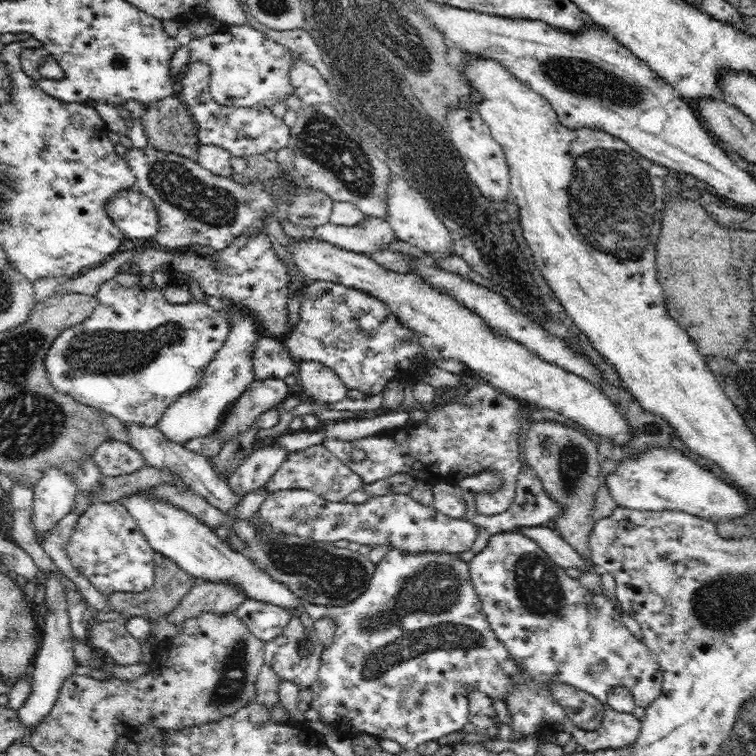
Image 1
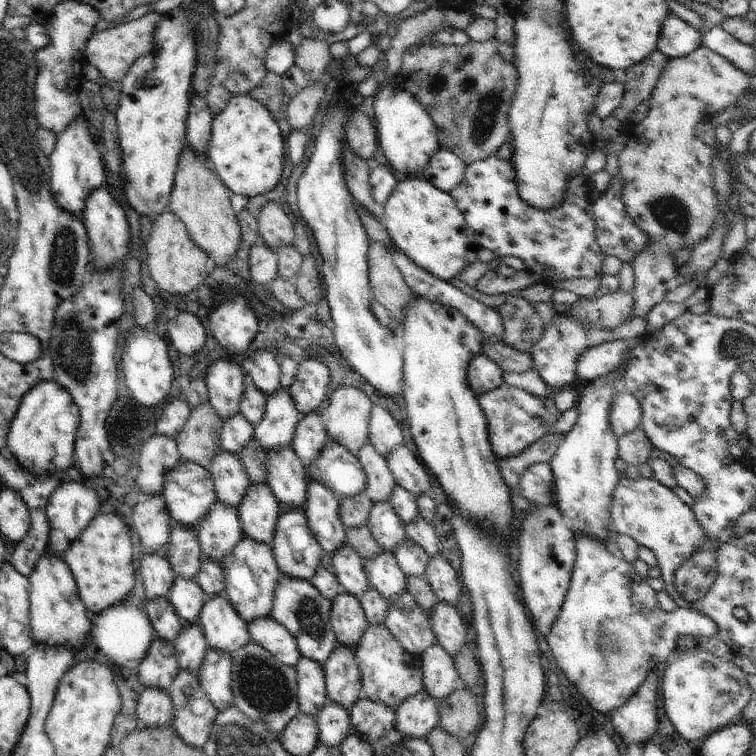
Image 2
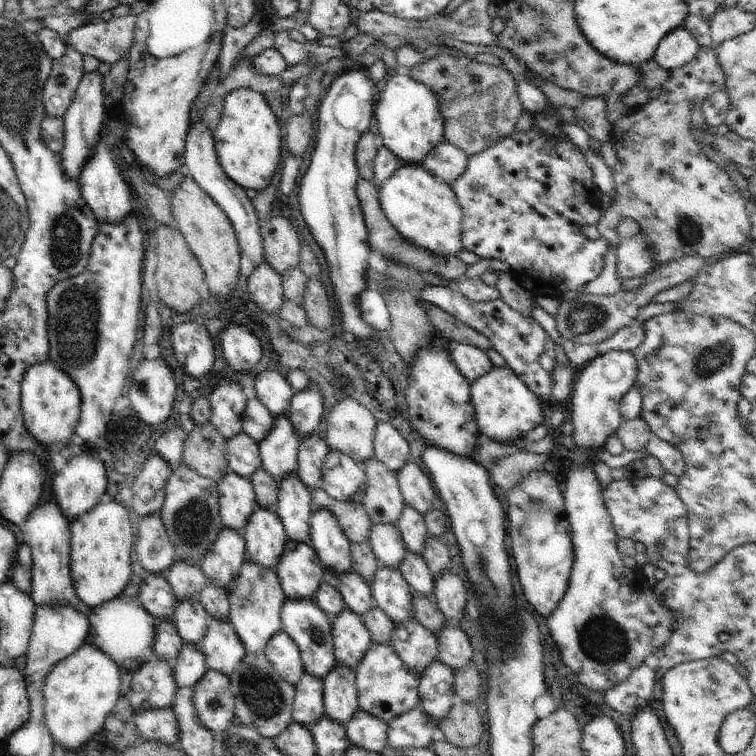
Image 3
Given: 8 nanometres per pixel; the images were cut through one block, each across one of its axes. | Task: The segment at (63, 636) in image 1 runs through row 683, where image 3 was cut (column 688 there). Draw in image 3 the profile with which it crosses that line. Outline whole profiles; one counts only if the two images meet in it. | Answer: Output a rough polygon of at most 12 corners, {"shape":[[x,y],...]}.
{"shape":[[678,26],[662,38],[651,59],[670,72],[692,62],[700,48]]}

